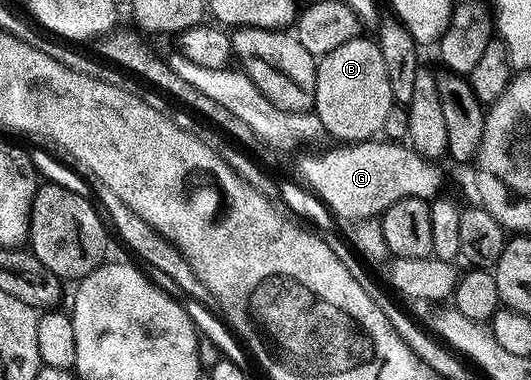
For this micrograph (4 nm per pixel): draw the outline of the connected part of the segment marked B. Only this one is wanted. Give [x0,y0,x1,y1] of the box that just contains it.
[313,37,393,145]

